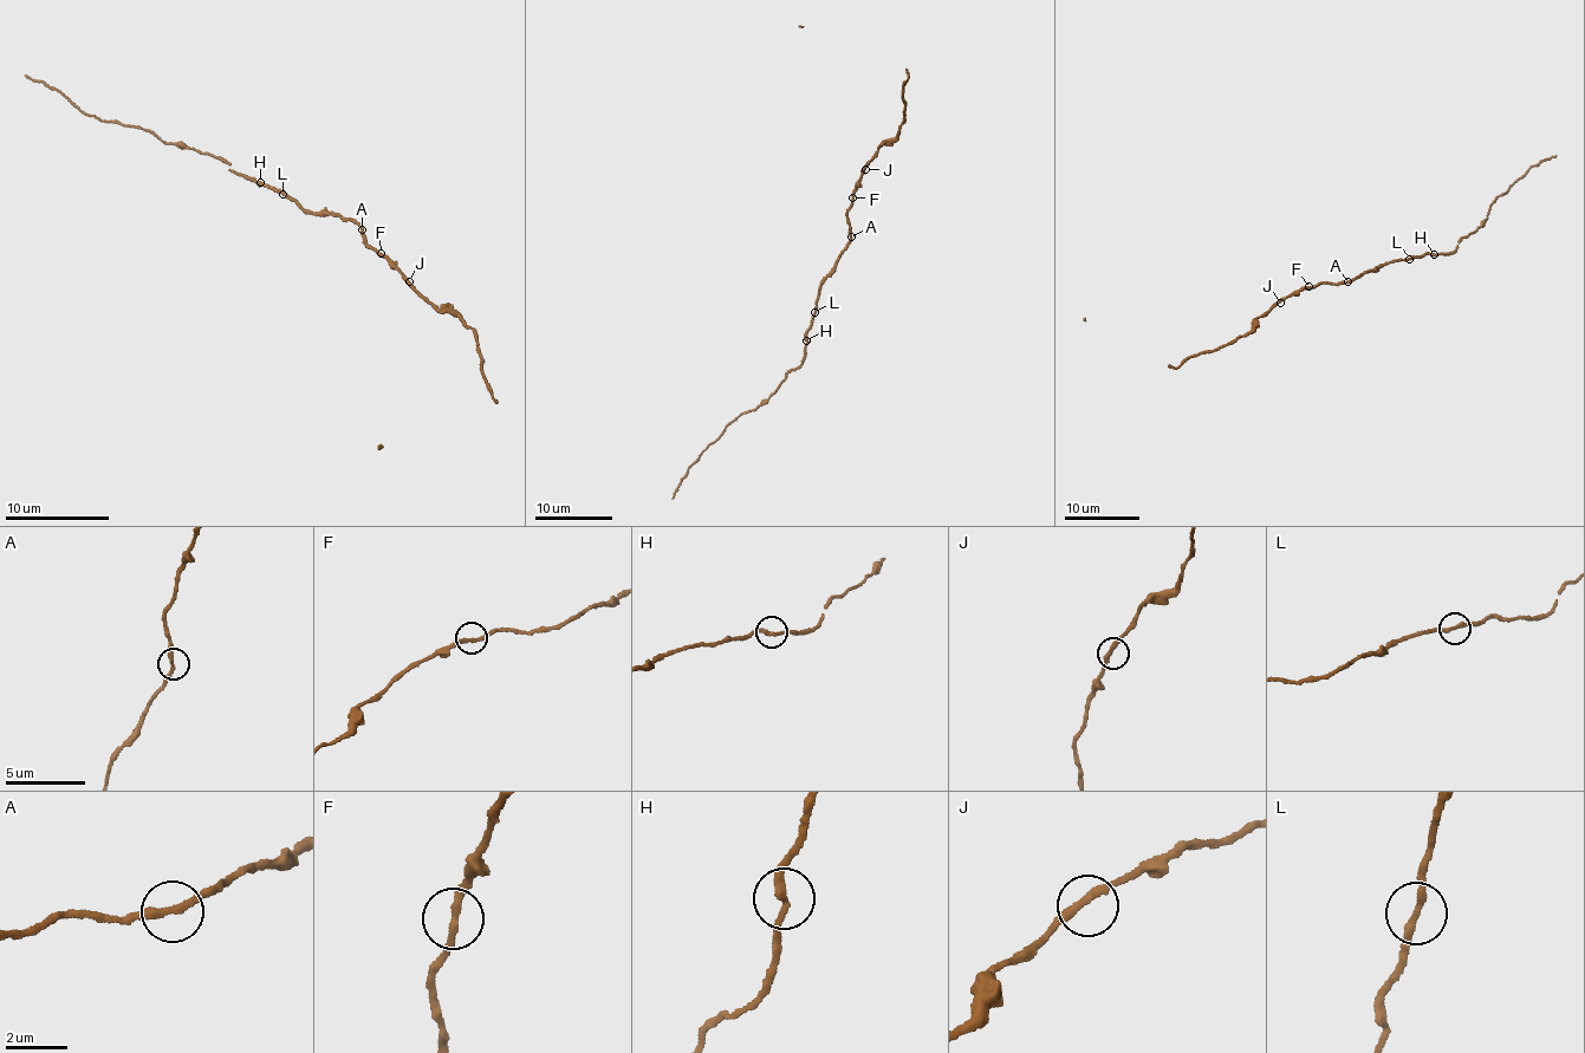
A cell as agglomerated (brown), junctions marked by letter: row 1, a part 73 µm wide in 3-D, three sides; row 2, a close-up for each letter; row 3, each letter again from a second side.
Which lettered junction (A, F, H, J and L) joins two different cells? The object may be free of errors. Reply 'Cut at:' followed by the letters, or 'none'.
Cut at: none

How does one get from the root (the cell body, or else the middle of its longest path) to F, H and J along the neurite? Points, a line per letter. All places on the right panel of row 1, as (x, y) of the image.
F: (1345, 281), (1309, 286)
H: (1345, 281), (1385, 262), (1434, 254)
J: (1345, 281), (1293, 291), (1280, 303)

